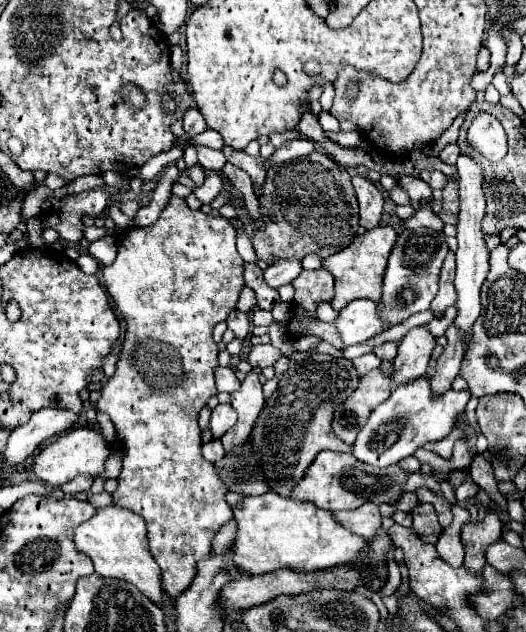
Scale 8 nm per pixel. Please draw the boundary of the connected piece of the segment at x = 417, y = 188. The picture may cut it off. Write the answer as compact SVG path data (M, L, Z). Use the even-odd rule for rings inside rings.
M400 175L398 177L398 183L410 195L414 209L420 207L420 199L430 199L432 197L432 189L420 177L416 177L416 175Z

